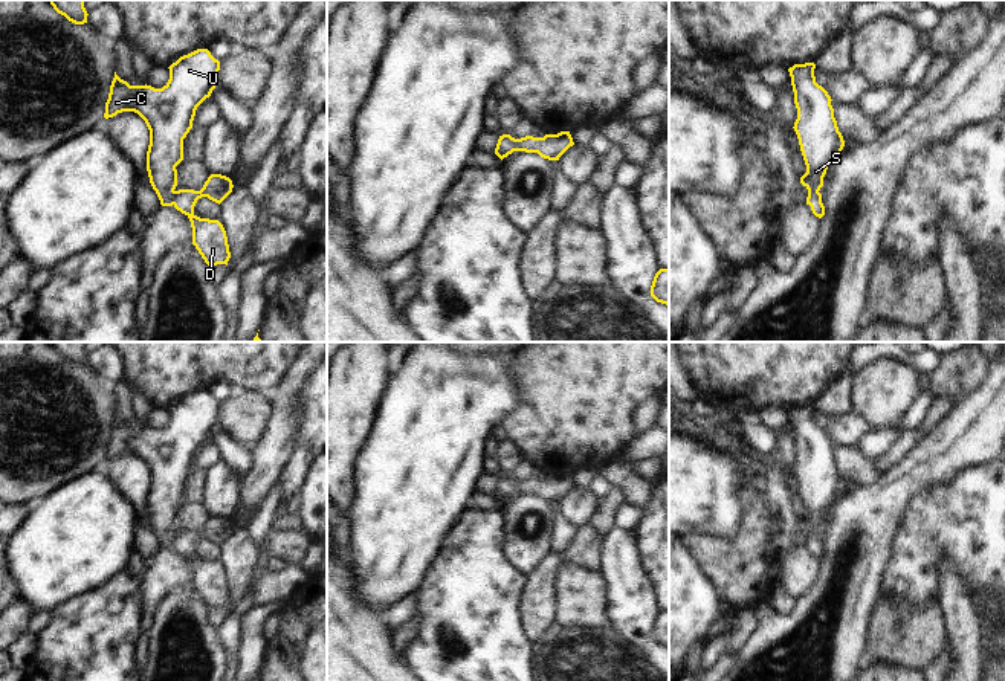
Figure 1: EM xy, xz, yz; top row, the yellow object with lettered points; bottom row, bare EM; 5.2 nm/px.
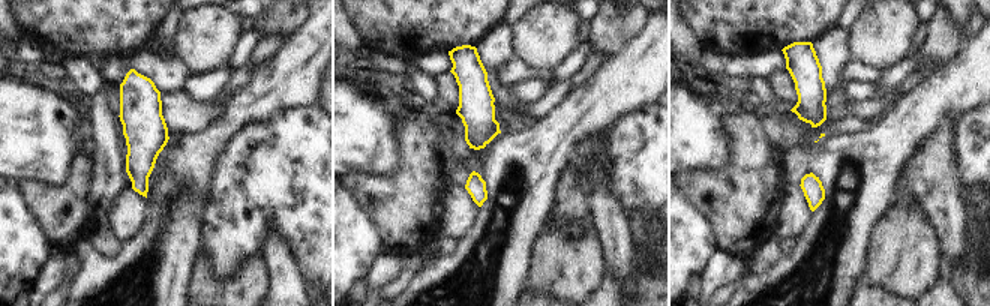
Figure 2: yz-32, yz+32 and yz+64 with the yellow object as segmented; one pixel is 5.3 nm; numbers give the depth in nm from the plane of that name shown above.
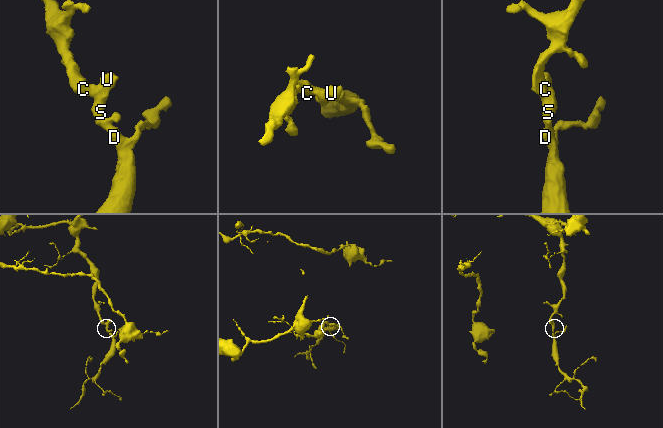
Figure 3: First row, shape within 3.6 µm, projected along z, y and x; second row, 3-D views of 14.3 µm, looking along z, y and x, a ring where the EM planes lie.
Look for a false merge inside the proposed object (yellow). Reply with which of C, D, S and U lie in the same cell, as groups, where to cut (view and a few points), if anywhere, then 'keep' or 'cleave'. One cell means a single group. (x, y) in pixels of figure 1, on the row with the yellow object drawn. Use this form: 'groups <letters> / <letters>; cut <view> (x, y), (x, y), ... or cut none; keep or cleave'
groups C D S U; cut none; keep

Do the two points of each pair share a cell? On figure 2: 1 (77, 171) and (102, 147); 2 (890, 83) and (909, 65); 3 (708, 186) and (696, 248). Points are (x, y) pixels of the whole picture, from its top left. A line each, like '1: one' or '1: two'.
1: two
2: one
3: two

